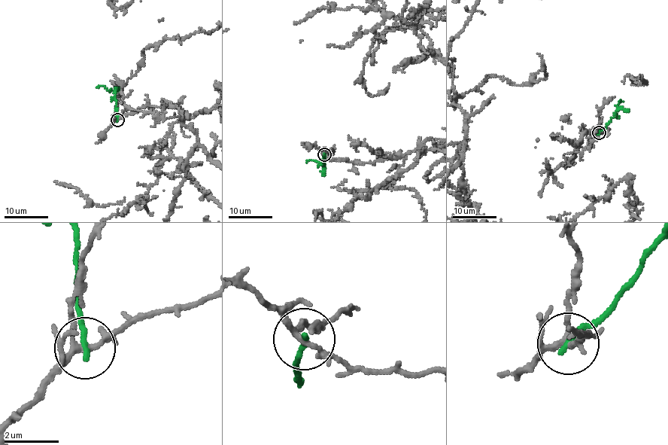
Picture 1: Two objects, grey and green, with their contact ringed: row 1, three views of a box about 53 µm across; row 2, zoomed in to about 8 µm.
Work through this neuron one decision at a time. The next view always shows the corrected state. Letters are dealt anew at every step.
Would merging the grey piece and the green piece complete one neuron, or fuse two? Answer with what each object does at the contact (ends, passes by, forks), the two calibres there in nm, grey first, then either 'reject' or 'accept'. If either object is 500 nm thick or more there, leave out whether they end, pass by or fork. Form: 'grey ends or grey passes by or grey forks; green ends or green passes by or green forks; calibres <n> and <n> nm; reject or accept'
grey forks; green ends; calibres 180 and 200 nm; reject

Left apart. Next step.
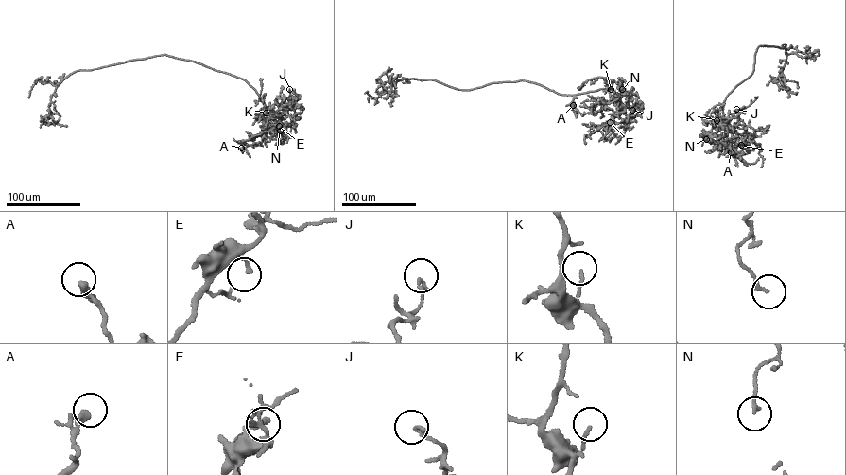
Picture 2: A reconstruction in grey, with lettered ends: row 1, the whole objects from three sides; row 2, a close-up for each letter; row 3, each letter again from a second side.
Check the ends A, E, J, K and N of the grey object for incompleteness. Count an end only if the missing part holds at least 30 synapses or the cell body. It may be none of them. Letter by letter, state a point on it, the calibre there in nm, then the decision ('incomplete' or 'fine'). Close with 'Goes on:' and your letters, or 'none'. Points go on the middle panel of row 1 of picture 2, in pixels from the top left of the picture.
A: (573, 105) | 280 nm | fine
E: (610, 122) | 180 nm | fine
J: (632, 110) | 170 nm | fine
K: (611, 89) | 130 nm | fine
N: (622, 89) | 170 nm | fine
Goes on: none

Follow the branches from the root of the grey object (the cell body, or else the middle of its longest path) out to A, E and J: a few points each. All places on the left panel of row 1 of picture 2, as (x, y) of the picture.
A: (181, 59), (245, 79), (267, 108), (281, 115), (281, 130), (269, 125), (261, 144), (241, 148)
E: (181, 59), (245, 79), (267, 108), (280, 115), (284, 114), (275, 119), (274, 126), (279, 126)
J: (181, 59), (245, 79), (267, 108), (280, 115), (295, 101), (289, 89)

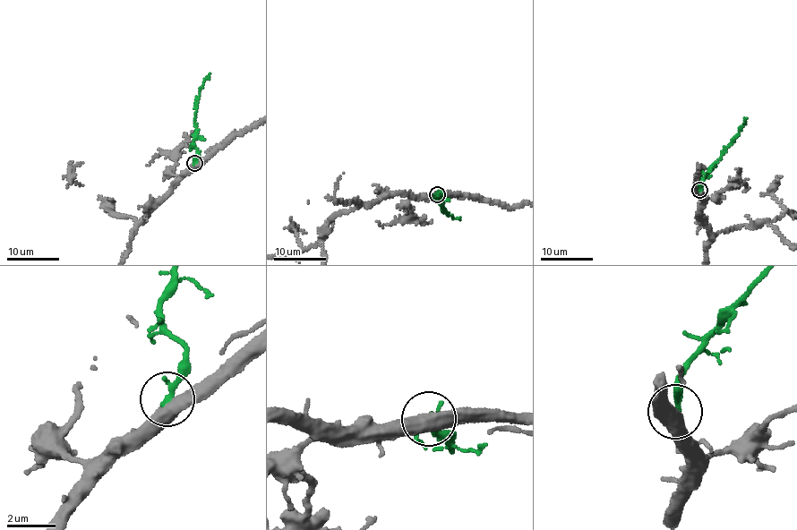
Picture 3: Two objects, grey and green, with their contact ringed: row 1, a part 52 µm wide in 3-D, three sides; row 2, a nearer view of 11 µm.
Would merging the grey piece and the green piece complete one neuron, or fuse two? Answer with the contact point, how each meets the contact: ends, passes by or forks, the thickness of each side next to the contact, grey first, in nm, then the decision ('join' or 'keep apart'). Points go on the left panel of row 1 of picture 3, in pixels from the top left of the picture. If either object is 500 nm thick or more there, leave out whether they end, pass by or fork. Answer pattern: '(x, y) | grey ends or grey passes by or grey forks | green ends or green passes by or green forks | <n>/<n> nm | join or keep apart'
(194, 163) | 500/240 nm | keep apart

